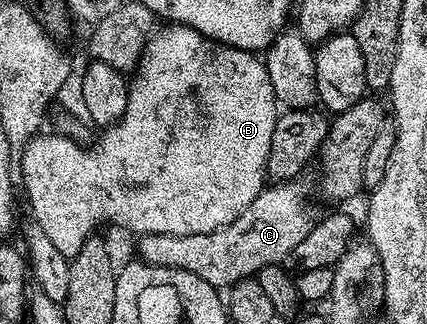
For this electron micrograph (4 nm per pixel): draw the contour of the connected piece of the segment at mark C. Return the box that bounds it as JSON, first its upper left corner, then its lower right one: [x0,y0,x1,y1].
[137,179,316,287]

